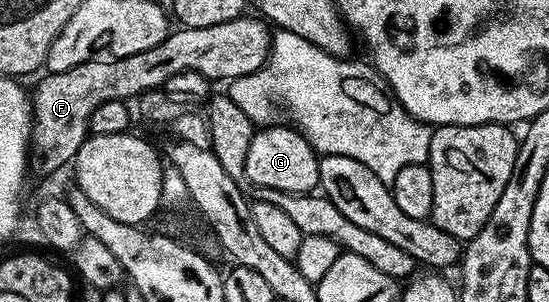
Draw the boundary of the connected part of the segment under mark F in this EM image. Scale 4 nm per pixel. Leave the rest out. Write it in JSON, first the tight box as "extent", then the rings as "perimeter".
{"extent":[31,16,271,174],"perimeter":[[[242,16],[235,20],[227,20],[223,24],[211,24],[207,28],[177,28],[170,32],[155,48],[147,48],[147,52],[135,52],[135,56],[123,56],[107,62],[88,62],[75,68],[67,68],[67,72],[46,73],[45,79],[31,90],[33,103],[33,133],[31,135],[31,166],[41,174],[49,174],[60,168],[64,162],[72,163],[77,157],[79,148],[84,144],[89,129],[89,117],[99,108],[99,104],[107,104],[107,100],[133,100],[149,90],[164,87],[165,82],[179,73],[201,73],[208,80],[225,78],[232,80],[254,74],[269,60],[269,44],[271,30],[260,17]]]}

